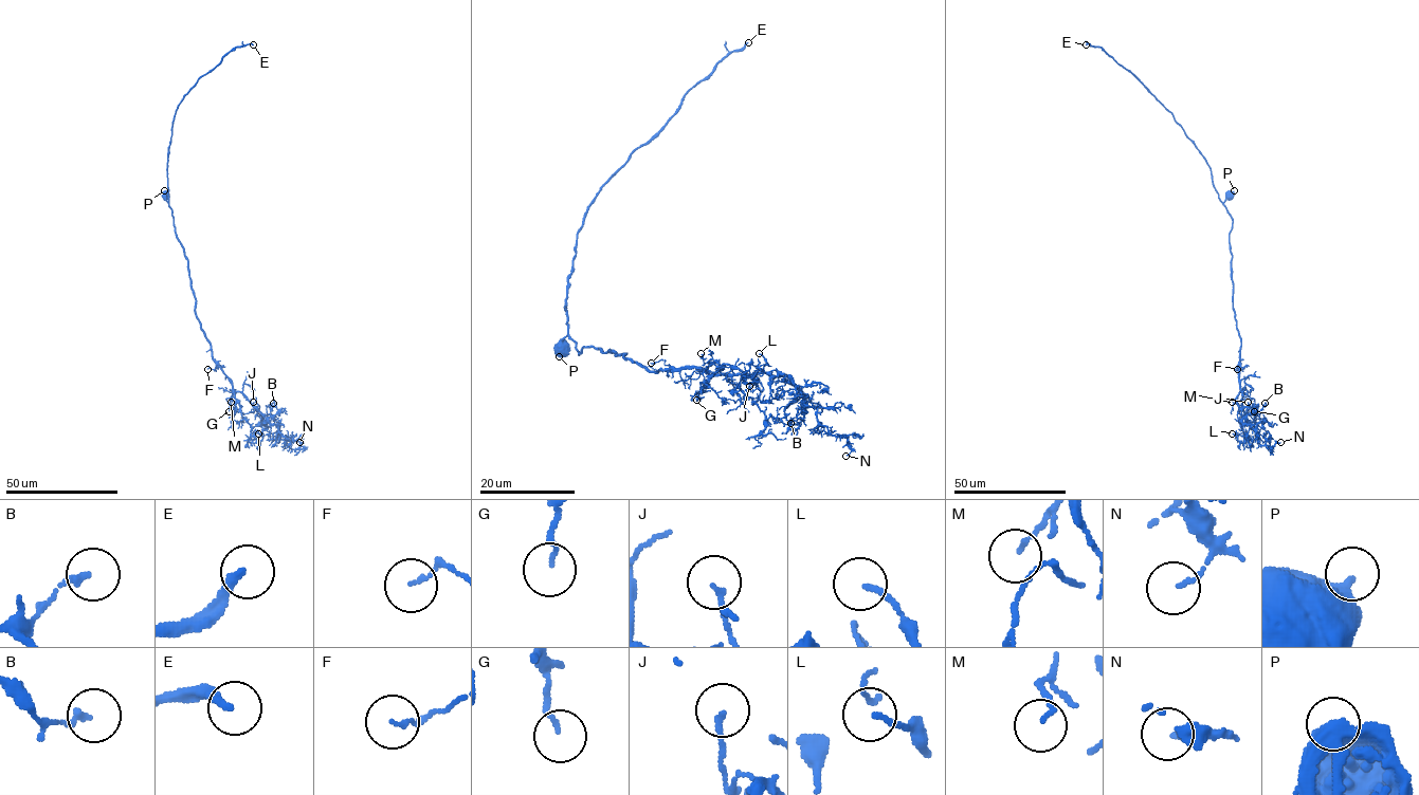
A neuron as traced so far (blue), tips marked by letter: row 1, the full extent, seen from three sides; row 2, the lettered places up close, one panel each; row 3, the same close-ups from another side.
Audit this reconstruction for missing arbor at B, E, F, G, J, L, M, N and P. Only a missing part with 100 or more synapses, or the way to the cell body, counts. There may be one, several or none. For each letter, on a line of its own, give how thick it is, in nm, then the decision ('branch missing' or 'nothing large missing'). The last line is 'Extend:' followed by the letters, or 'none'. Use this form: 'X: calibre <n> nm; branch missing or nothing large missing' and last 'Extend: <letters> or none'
B: calibre 180 nm; nothing large missing
E: calibre 240 nm; branch missing
F: calibre 90 nm; nothing large missing
G: calibre 100 nm; nothing large missing
J: calibre 140 nm; nothing large missing
L: calibre 130 nm; nothing large missing
M: calibre 110 nm; nothing large missing
N: calibre 100 nm; nothing large missing
P: calibre 600 nm; nothing large missing
Extend: E

